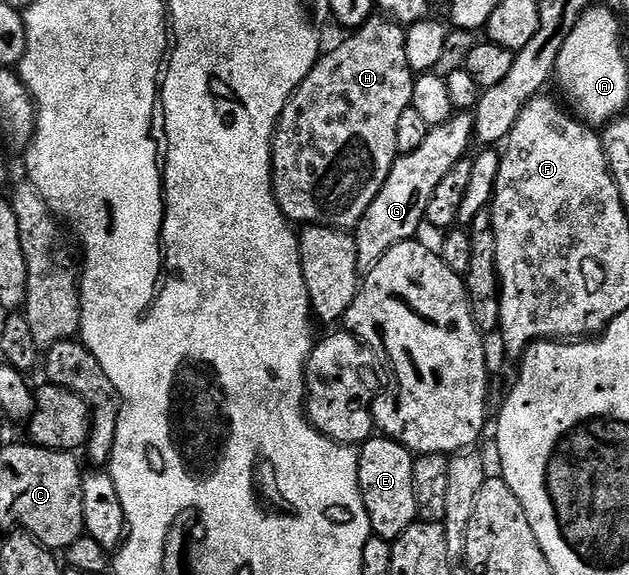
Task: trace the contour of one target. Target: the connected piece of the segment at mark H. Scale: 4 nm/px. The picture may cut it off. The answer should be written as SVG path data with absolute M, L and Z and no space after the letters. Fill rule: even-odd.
M372 17L368 23L354 28L351 35L340 47L335 47L331 52L320 54L314 69L301 81L301 85L293 93L293 97L285 105L283 115L275 127L275 140L271 142L271 184L275 187L275 200L283 215L295 225L314 225L316 227L333 227L336 229L353 229L365 217L365 209L373 205L373 197L381 193L389 173L393 169L396 159L399 158L397 149L397 125L401 121L401 113L411 107L413 101L413 85L417 75L411 70L409 60L405 58L406 30L394 19L386 17Z

